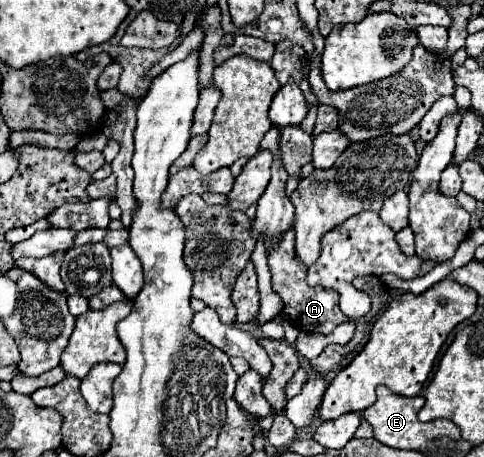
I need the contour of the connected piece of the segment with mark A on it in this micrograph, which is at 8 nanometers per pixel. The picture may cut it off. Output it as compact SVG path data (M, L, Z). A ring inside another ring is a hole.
M287 231L281 235L281 239L277 243L273 243L271 251L267 253L267 263L273 275L273 291L279 293L279 297L283 299L285 307L283 307L283 317L289 319L293 323L293 327L297 327L299 331L307 331L307 333L323 333L329 335L337 325L341 323L349 323L353 319L345 317L339 309L339 293L337 291L327 291L327 289L313 289L305 283L305 267L299 265L295 261L295 233Z

